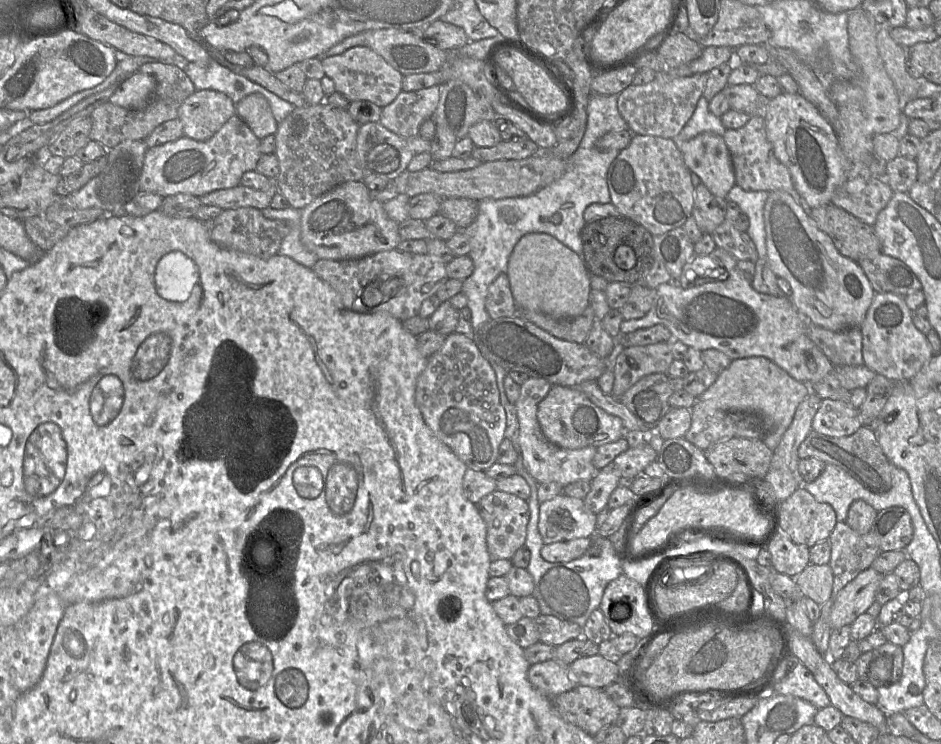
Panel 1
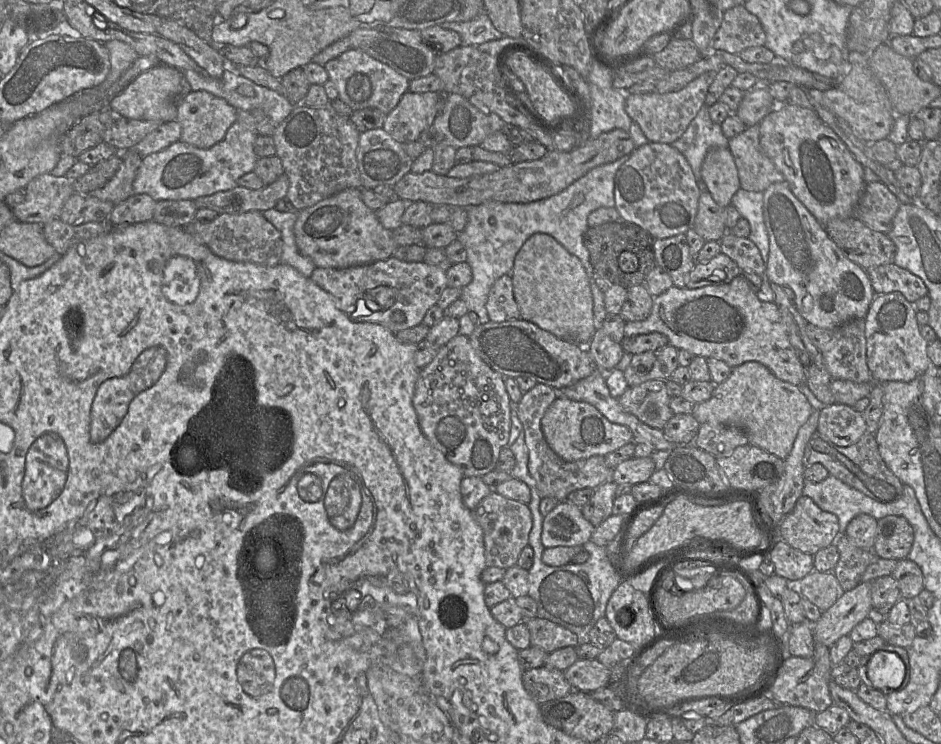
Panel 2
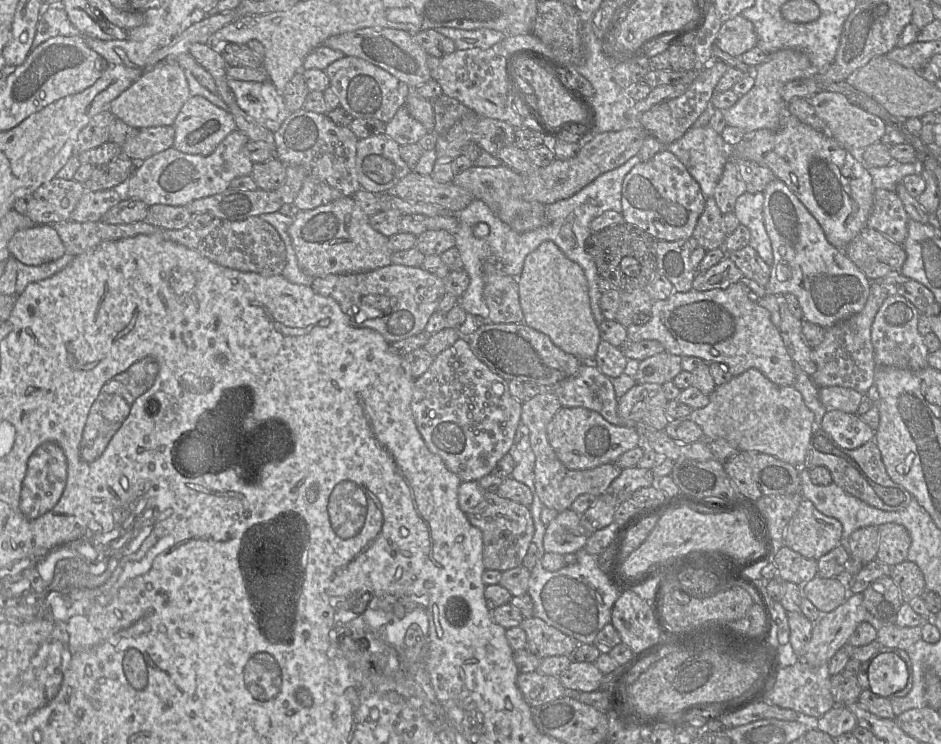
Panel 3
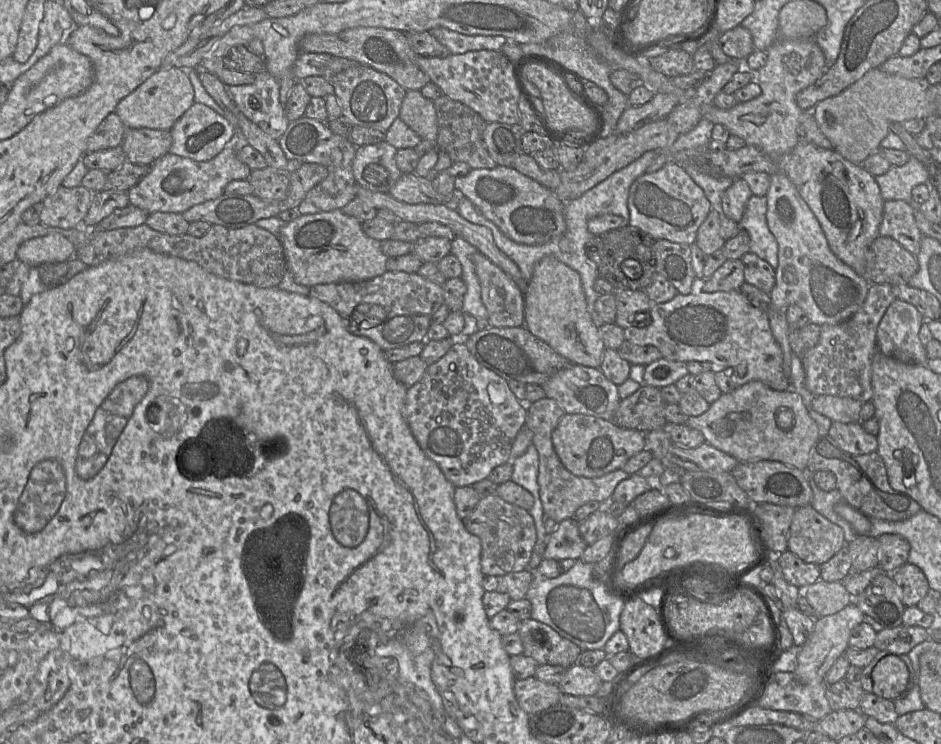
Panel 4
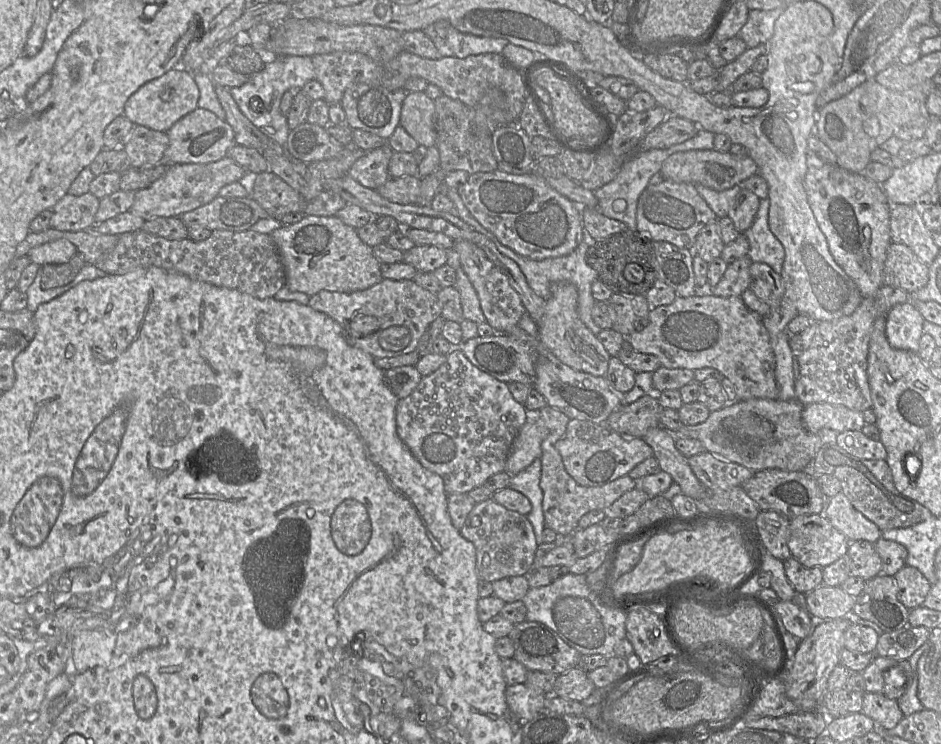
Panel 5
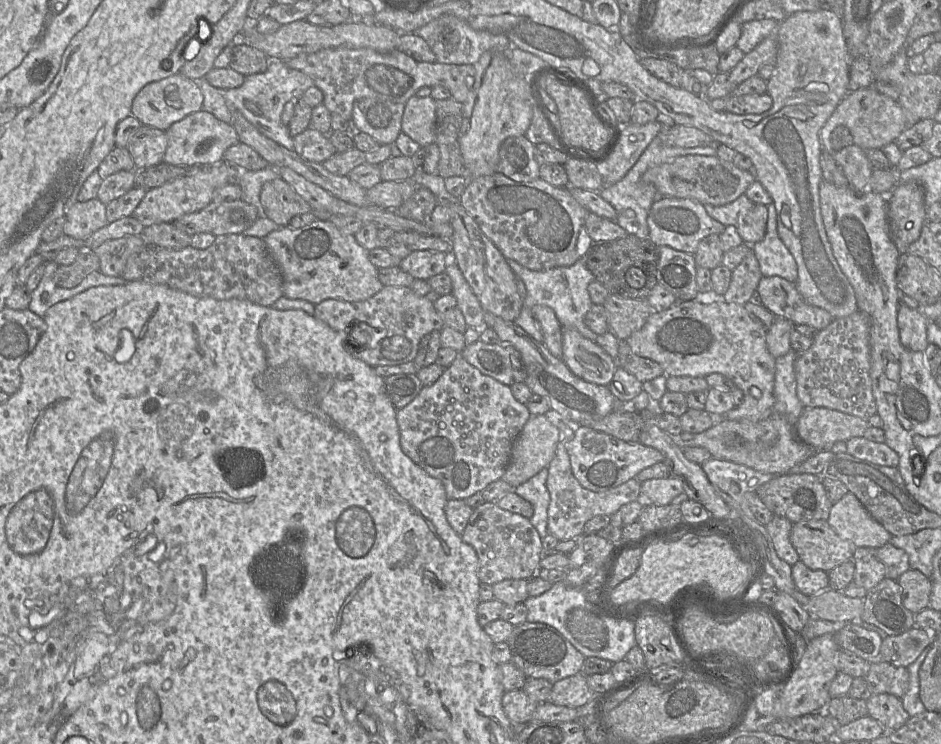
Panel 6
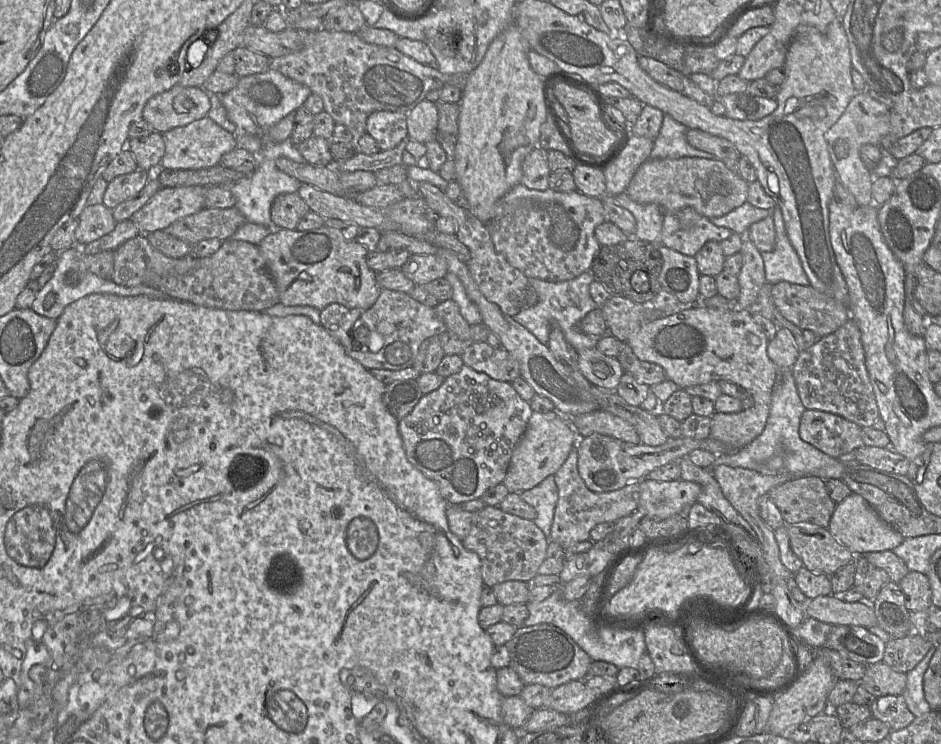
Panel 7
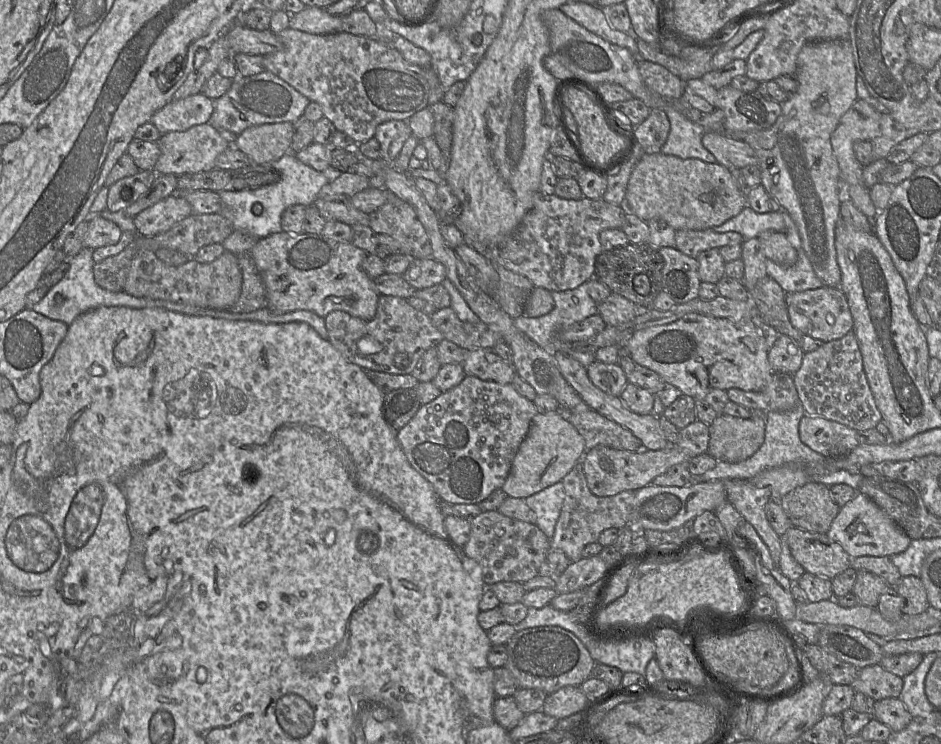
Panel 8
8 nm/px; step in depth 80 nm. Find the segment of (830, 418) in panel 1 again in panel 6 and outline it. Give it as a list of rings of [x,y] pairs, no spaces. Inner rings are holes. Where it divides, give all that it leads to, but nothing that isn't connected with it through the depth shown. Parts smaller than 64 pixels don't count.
[[[855,437],[844,443],[847,453],[858,459],[881,466],[898,466],[898,454],[886,443],[872,442],[864,437]]]

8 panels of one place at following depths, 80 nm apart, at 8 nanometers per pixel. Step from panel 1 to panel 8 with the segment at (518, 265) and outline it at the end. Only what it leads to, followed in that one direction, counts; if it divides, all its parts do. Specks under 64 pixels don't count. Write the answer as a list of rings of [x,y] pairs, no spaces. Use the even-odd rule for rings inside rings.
[[[595,360],[586,367],[586,371],[593,385],[612,396],[620,397],[628,384],[626,375],[618,363],[606,364]]]

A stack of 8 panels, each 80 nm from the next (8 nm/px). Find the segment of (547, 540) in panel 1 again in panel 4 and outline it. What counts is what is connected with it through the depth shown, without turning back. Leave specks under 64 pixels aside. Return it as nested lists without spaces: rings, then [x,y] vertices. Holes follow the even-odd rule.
[[[574,518],[565,519],[558,523],[556,530],[548,536],[543,558],[556,561],[577,560],[581,557],[586,546]]]

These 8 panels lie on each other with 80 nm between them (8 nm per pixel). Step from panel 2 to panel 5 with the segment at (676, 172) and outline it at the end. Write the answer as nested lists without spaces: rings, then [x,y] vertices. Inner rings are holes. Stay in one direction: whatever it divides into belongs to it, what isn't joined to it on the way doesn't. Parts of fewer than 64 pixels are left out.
[[[662,179],[659,183],[649,184],[637,202],[637,231],[646,234],[653,241],[669,242],[679,248],[693,249],[696,236],[709,223],[718,222],[718,217],[691,183],[674,182]]]

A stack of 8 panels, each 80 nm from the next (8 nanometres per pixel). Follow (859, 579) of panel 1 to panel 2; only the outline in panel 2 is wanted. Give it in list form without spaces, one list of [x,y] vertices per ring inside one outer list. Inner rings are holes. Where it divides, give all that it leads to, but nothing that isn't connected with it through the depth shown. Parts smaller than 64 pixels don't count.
[[[860,582],[841,597],[812,624],[815,642],[827,647],[839,638],[849,635],[852,629],[868,617],[872,609],[871,582]]]

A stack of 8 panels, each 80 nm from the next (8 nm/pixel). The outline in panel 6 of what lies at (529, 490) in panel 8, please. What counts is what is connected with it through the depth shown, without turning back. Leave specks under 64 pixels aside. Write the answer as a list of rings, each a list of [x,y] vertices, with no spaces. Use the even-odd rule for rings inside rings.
[[[545,414],[532,415],[514,441],[501,479],[514,489],[547,468],[555,455],[559,438],[559,429]]]

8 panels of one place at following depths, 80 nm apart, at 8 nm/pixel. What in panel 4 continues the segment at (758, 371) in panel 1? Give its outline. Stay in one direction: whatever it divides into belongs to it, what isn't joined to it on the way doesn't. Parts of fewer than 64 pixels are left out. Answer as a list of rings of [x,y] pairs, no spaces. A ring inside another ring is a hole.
[[[750,381],[729,393],[722,393],[708,410],[685,423],[699,430],[705,442],[739,462],[778,461],[788,467],[805,470],[810,450],[819,437],[802,397],[793,389],[774,390],[760,381]]]

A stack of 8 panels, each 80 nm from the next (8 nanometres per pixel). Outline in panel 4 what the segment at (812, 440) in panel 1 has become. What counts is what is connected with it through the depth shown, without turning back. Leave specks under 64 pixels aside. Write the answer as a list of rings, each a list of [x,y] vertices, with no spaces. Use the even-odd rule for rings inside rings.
[[[830,435],[819,436],[810,450],[806,466],[810,472],[830,471],[836,477],[836,488],[843,499],[868,518],[901,521],[914,516],[922,508],[908,494],[894,490],[888,481],[887,470],[879,453],[850,455],[843,451]]]

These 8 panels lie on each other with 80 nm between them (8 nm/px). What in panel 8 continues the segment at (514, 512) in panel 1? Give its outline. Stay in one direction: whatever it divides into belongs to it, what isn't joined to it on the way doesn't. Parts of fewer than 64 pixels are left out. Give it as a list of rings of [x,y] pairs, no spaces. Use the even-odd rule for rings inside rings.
[[[493,510],[483,511],[470,521],[470,536],[462,549],[467,557],[480,565],[483,581],[490,587],[505,581],[524,583],[537,576],[550,548],[550,540],[535,524]]]

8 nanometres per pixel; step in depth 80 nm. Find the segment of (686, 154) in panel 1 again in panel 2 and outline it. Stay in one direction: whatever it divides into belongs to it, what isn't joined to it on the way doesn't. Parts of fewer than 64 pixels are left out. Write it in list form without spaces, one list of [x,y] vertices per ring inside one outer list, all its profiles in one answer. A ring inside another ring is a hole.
[[[729,148],[708,151],[701,166],[705,188],[722,208],[731,204],[733,195],[740,189],[738,170]]]

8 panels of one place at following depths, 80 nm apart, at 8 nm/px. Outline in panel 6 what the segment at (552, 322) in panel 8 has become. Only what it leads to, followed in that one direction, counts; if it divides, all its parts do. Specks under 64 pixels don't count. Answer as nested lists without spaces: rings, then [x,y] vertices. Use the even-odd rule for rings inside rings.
[[[586,254],[570,266],[556,267],[543,271],[530,270],[515,260],[506,259],[509,266],[520,278],[526,287],[526,295],[522,301],[520,314],[514,323],[524,329],[531,337],[539,342],[543,342],[543,335],[539,323],[532,315],[532,307],[541,304],[550,307],[562,328],[575,329],[585,338],[595,341],[598,337],[585,325],[585,315],[593,306],[588,292],[588,285],[595,280],[594,275],[586,267]]]

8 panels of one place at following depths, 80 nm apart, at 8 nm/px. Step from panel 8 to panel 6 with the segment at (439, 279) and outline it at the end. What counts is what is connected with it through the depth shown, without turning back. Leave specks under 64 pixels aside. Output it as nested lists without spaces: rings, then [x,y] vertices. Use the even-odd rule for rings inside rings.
[[[413,250],[402,259],[399,267],[414,279],[428,280],[445,271],[449,264],[449,255],[430,250]]]

